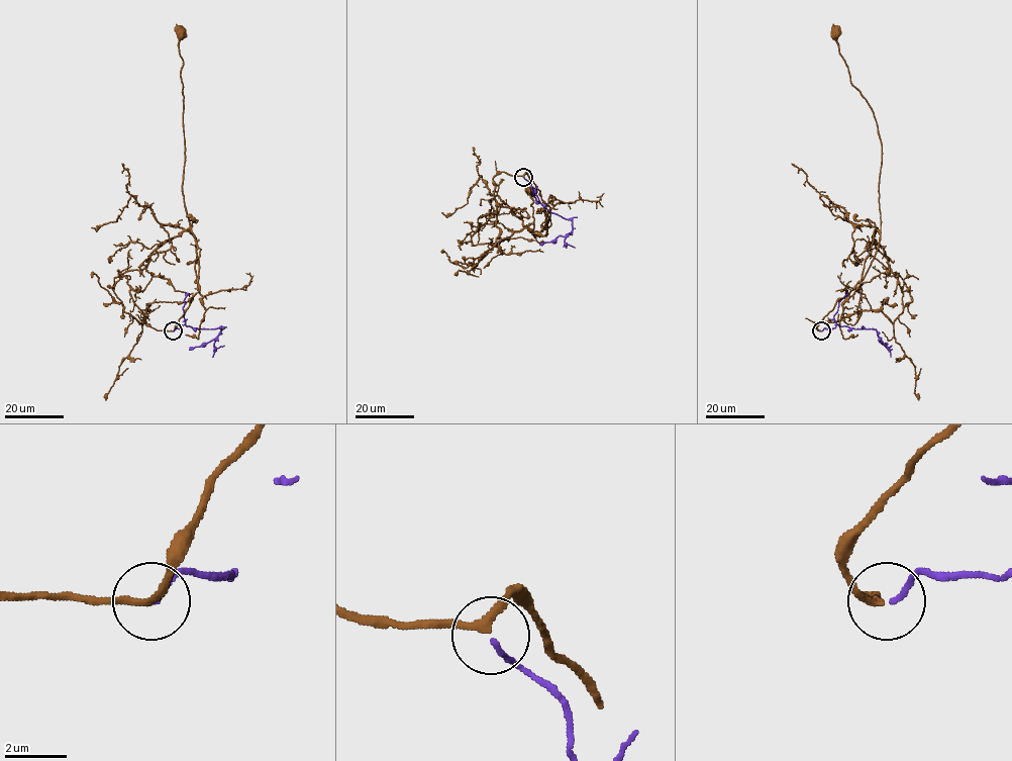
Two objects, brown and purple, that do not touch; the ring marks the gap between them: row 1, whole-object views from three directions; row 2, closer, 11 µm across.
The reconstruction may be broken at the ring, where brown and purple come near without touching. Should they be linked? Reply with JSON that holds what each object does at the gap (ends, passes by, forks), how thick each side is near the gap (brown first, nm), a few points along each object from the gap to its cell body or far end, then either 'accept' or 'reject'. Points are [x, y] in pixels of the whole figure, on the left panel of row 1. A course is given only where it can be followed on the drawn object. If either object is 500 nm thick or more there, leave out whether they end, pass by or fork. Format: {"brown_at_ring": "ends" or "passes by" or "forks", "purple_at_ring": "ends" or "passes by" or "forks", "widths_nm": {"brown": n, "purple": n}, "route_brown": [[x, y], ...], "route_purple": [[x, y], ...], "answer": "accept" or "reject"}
{"brown_at_ring": "passes by", "purple_at_ring": "ends", "widths_nm": {"brown": 200, "purple": 180}, "route_brown": [[173, 331], [189, 300], [199, 290], [195, 282], [196, 238], [191, 229], [182, 192], [183, 60], [176, 24]], "route_purple": [[173, 330], [184, 324], [221, 329], [214, 339], [189, 350]], "answer": "accept"}

